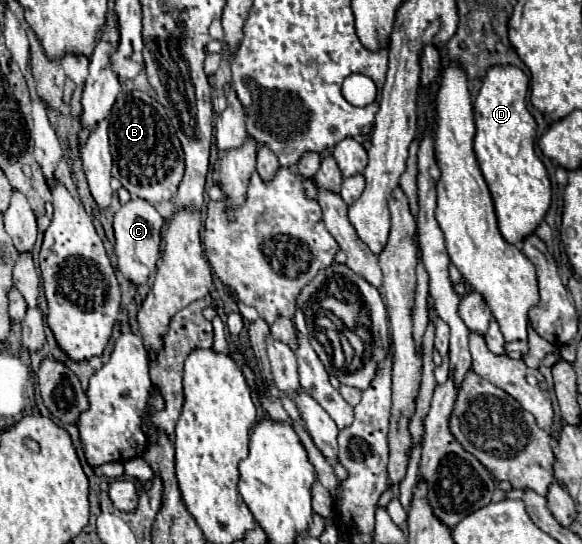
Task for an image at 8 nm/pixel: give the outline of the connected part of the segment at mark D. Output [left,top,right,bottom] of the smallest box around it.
[474,66,552,244]

